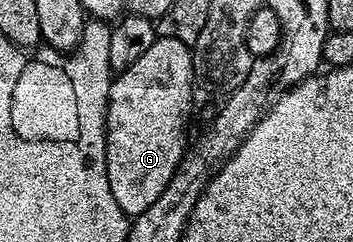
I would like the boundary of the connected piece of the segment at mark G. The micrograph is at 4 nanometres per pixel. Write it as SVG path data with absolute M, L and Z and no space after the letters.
M158 36L157 40L152 43L143 55L136 59L135 63L127 67L126 70L118 72L113 79L113 85L109 88L109 102L105 108L105 150L107 151L107 179L111 183L111 195L115 195L115 203L119 203L119 207L124 211L126 217L132 219L138 217L143 211L147 211L147 207L151 207L151 203L155 203L155 199L159 199L159 195L163 195L167 183L171 183L171 179L175 175L175 171L181 162L181 156L187 148L187 140L185 141L185 128L189 125L189 112L193 109L193 87L195 88L195 80L193 74L193 50L190 46L184 45L179 39L174 37Z

